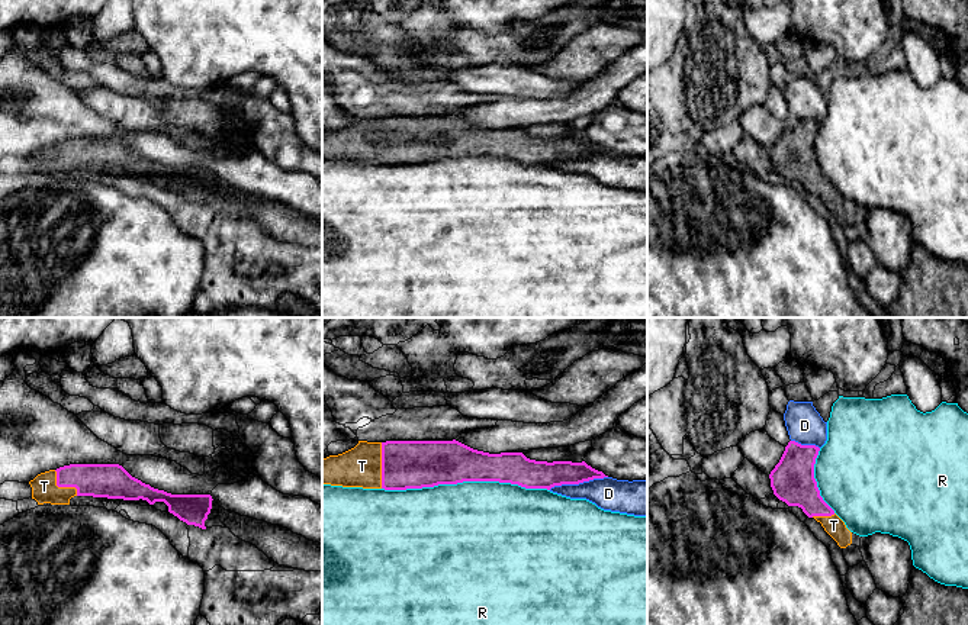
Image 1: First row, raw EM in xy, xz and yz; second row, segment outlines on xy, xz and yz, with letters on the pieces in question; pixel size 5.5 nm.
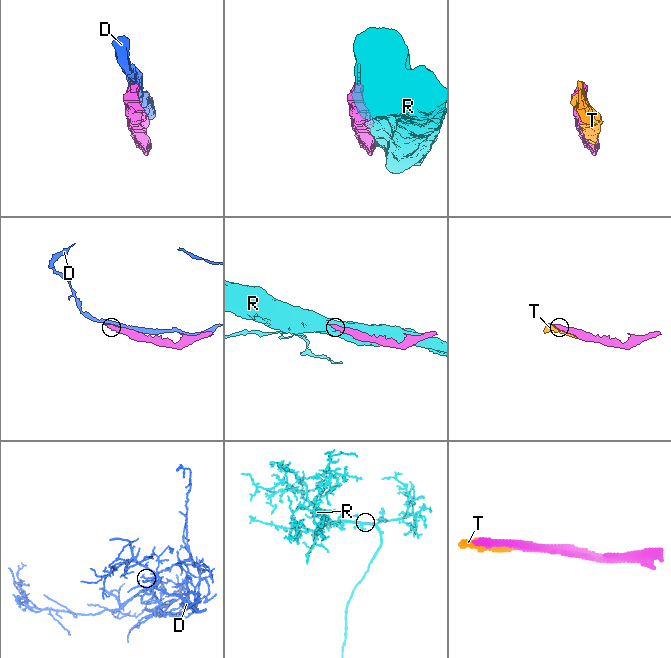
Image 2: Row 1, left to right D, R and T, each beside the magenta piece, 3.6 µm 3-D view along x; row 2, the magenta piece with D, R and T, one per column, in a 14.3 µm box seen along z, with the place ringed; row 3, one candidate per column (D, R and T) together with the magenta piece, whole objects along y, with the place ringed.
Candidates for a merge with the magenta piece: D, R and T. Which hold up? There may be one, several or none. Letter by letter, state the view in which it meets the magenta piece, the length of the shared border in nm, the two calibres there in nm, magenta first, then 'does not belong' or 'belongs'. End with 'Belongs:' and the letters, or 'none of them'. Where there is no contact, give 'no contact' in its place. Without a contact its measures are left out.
D: xz | 340 nm | 160/180 nm | does not belong
R: xz | 950 nm | 260/480 nm | does not belong
T: xz | 260 nm | 280/220 nm | belongs
Belongs: T

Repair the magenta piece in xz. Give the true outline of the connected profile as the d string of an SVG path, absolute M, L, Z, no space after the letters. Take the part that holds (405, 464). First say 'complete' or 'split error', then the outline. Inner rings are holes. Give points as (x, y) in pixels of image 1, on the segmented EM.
split error; M386 441L358 444L322 460L322 484L406 490L499 481L525 489L579 484L608 477L585 461L536 461L522 452L489 454L453 441Z

